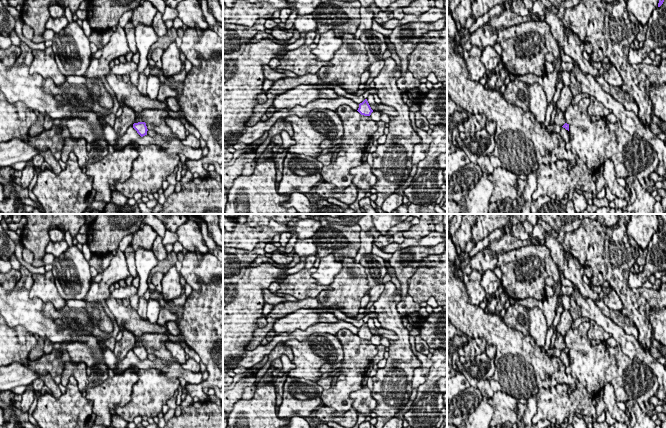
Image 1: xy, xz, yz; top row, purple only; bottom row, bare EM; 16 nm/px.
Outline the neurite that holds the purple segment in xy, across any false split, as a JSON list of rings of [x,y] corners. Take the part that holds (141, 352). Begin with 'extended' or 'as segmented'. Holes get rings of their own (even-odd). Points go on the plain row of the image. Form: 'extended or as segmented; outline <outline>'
as segmented; outline [[[138,346],[138,347],[134,347],[133,348],[133,352],[137,355],[137,357],[143,361],[145,359],[147,359],[147,350],[145,346]]]

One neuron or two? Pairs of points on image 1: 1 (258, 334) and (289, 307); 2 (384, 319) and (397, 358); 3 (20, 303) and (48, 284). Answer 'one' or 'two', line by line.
1: one
2: one
3: two

